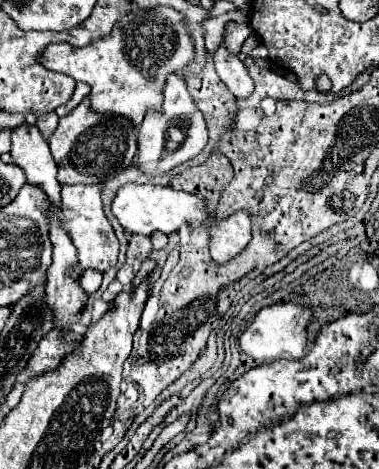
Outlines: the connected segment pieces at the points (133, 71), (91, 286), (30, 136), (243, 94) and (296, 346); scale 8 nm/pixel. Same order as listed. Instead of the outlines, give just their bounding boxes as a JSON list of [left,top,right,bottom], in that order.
[[37,5,195,129],[79,271,103,297],[11,125,61,207],[213,43,255,99],[239,303,313,363]]

